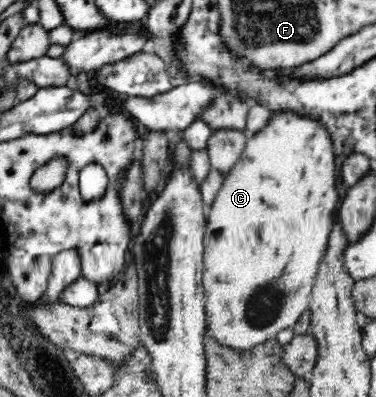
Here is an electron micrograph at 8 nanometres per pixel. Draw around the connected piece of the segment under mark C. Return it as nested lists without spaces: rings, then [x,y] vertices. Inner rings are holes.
[[[290,109],[272,111],[269,118],[268,125],[264,125],[258,133],[248,136],[239,160],[227,174],[223,174],[220,191],[208,213],[204,234],[203,284],[206,295],[207,328],[210,336],[214,336],[221,345],[228,345],[229,348],[247,350],[263,344],[268,339],[274,339],[282,329],[293,327],[299,317],[309,308],[313,283],[318,275],[320,263],[328,251],[328,239],[330,239],[330,231],[334,225],[336,207],[341,202],[338,187],[336,187],[337,153],[334,151],[328,127],[320,119],[313,119],[312,116],[292,112]]]

